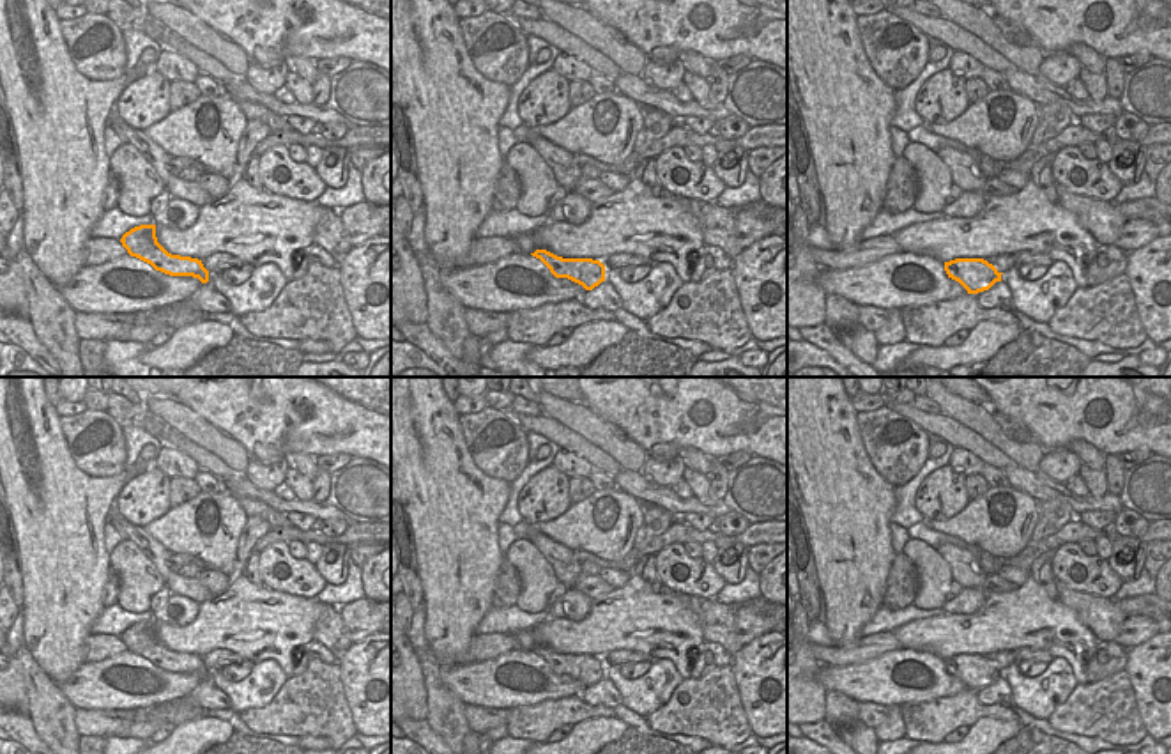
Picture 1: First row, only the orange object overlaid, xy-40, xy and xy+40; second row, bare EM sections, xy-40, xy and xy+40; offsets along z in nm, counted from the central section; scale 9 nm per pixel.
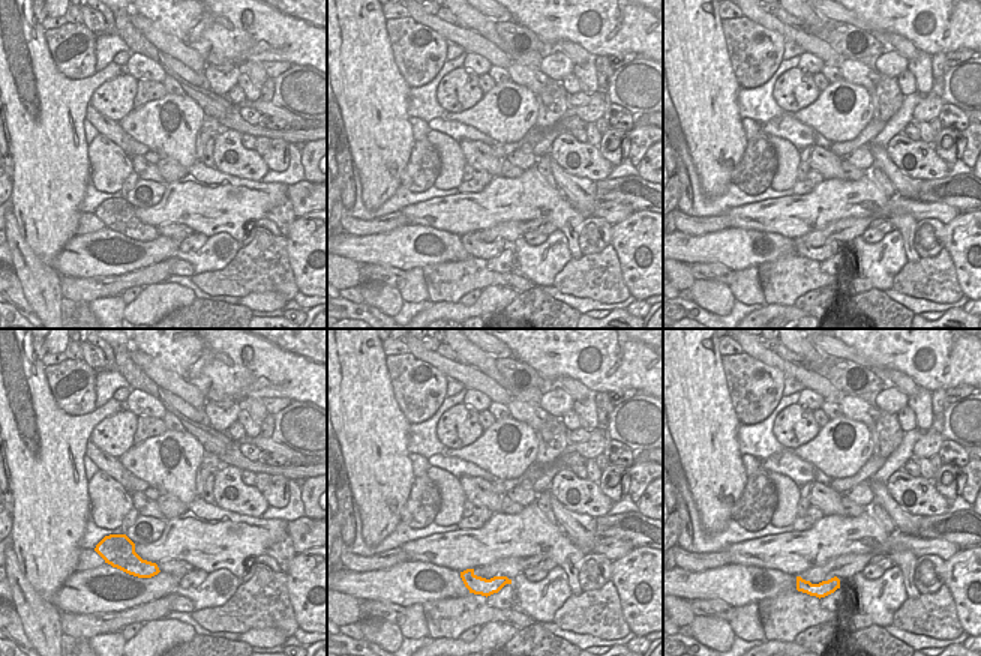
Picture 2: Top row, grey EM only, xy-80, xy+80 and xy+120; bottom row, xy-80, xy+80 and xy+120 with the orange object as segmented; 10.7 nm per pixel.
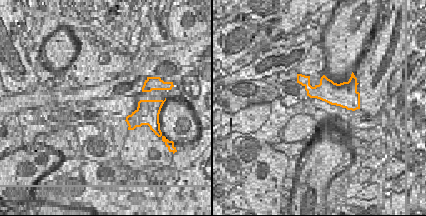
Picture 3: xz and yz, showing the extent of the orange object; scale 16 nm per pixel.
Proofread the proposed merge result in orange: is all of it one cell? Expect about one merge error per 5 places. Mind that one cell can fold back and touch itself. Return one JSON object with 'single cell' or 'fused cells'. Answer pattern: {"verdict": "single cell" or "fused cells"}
{"verdict": "single cell"}

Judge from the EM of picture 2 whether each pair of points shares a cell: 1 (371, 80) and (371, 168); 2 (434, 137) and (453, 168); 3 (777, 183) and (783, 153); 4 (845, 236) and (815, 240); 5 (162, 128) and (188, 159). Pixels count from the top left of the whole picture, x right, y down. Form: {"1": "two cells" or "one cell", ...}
{"1": "one cell", "2": "one cell", "3": "one cell", "4": "one cell", "5": "one cell"}

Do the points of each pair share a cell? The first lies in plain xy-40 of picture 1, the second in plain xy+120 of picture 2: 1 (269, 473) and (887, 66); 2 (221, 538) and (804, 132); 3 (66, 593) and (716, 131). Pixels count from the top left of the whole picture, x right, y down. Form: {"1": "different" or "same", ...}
{"1": "same", "2": "different", "3": "same"}

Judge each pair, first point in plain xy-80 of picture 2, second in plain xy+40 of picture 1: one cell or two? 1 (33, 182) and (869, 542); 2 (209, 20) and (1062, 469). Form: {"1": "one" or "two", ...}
{"1": "one", "2": "two"}

